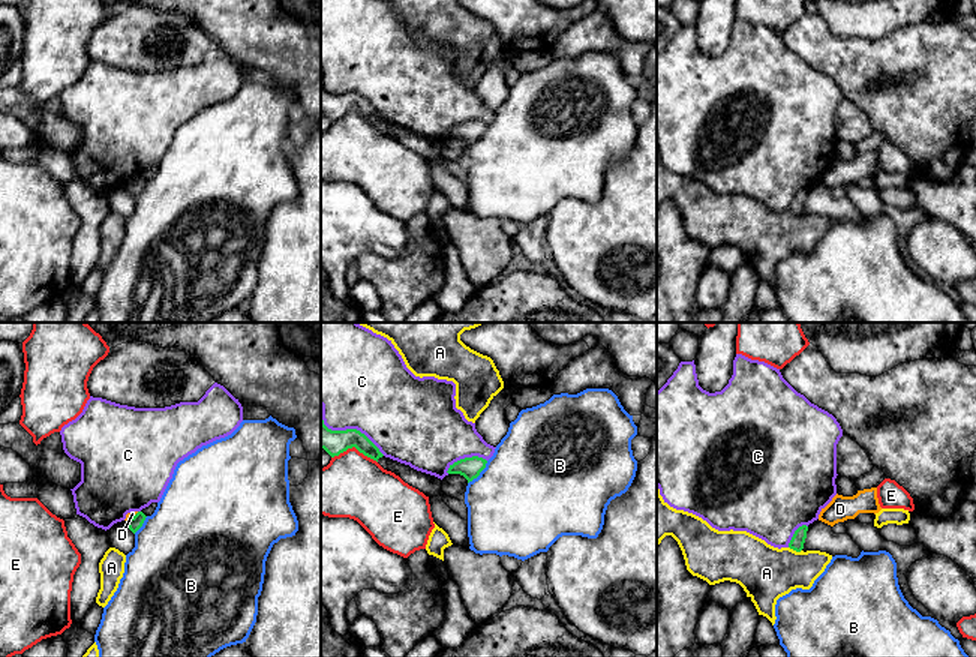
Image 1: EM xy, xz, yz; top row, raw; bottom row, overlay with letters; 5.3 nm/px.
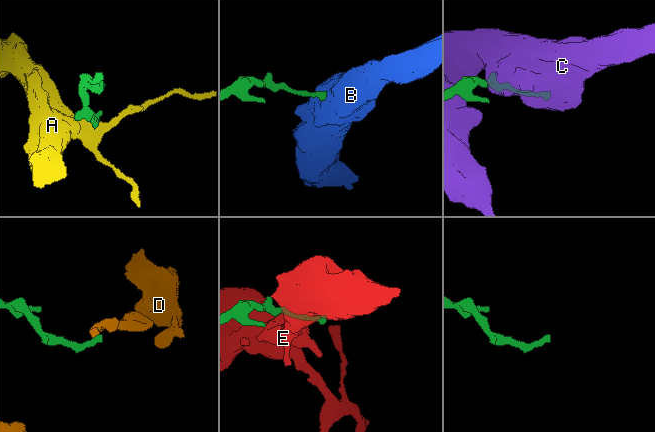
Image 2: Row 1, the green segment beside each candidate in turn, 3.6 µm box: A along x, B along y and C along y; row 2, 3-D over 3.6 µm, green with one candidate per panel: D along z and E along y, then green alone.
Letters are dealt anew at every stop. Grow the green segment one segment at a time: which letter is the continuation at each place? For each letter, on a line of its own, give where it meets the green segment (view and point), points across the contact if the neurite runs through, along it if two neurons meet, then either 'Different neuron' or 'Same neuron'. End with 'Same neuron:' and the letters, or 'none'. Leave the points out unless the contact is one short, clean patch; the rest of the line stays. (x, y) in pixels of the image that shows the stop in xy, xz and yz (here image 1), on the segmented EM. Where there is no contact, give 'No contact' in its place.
A: Touches green at yz (795, 549). Boundary: yz (789, 546), (801, 551). Different neuron
B: Touches green at xz (480, 471). Boundary: xz (488, 461), (486, 467), (468, 483). Different neuron
C: Touches green at xz (347, 429). Different neuron
D: Touches green at xy (134, 516). Boundary: xy (138, 512), (126, 521). Different neuron
E: Touches green at xz (354, 446). Boundary: xz (332, 456), (356, 447), (377, 462). Different neuron
Same neuron: none

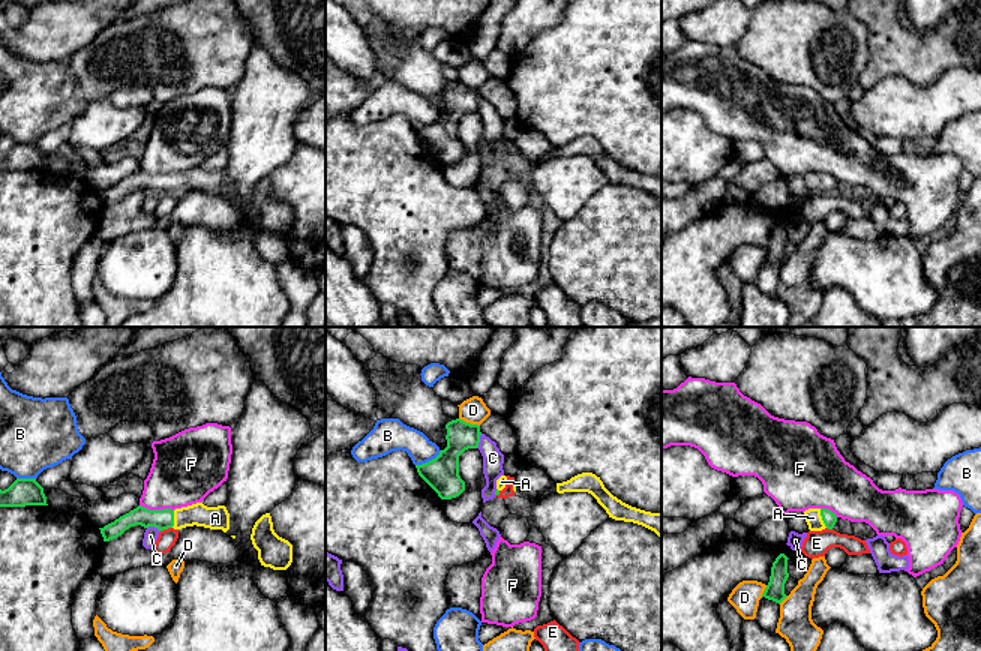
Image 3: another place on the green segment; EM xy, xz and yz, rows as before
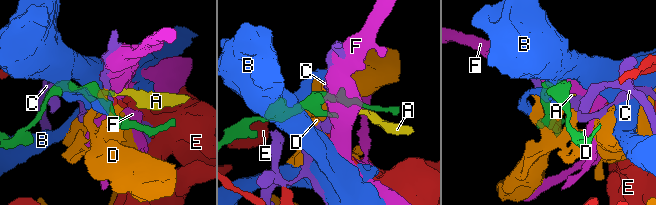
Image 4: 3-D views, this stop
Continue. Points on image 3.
A: Touches green at yz (822, 518). Path across: yz (828, 518), (822, 518), (813, 518). Same neuron
B: Touches green at xz (429, 461). Different neuron
C: Touches green at xz (479, 441). Different neuron
D: Touches green at xz (470, 423). Different neuron
E: Touches green at xy (165, 528). Boundary: xy (171, 527), (161, 531). Different neuron
F: Touches green at xy (156, 510). Boundary: xy (140, 504), (149, 509), (173, 510). Different neuron
Same neuron: A

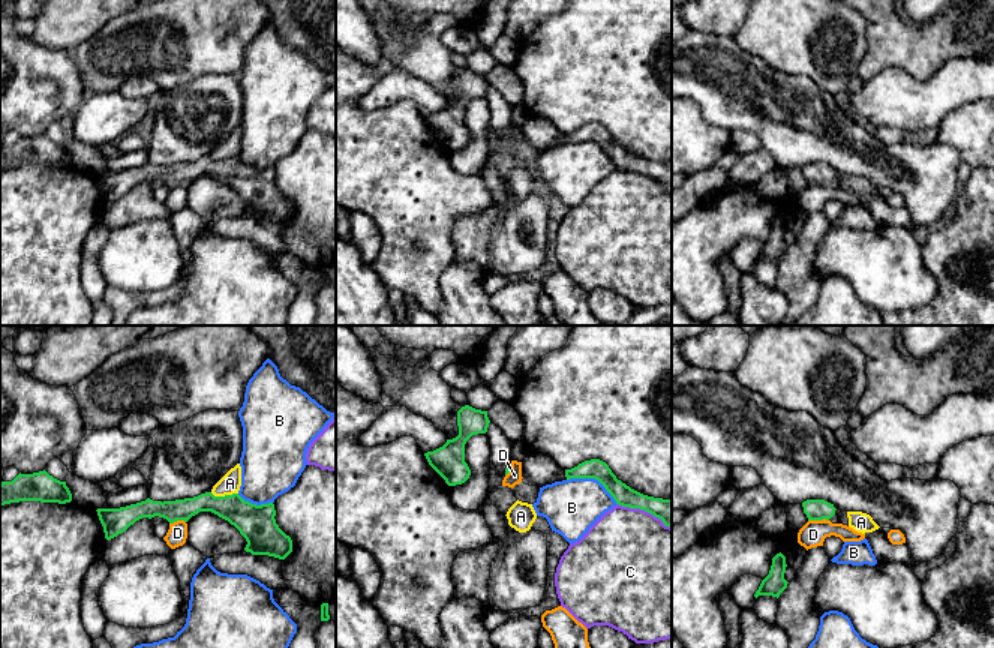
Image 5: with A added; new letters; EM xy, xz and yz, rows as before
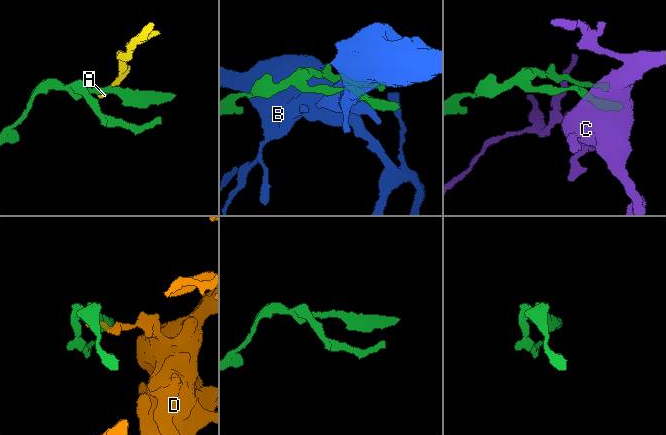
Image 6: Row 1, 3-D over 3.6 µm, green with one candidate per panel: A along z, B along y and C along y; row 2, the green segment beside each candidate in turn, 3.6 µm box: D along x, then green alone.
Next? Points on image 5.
A: Touches green at xy (225, 495). Boundary: xy (210, 492), (215, 495), (237, 494). Different neuron
B: Touches green at xz (594, 477). Different neuron
C: Touches green at xz (643, 509). Different neuron
D: Touches green at yz (817, 519). Boundary: yz (828, 519), (808, 521). Different neuron
Same neuron: none

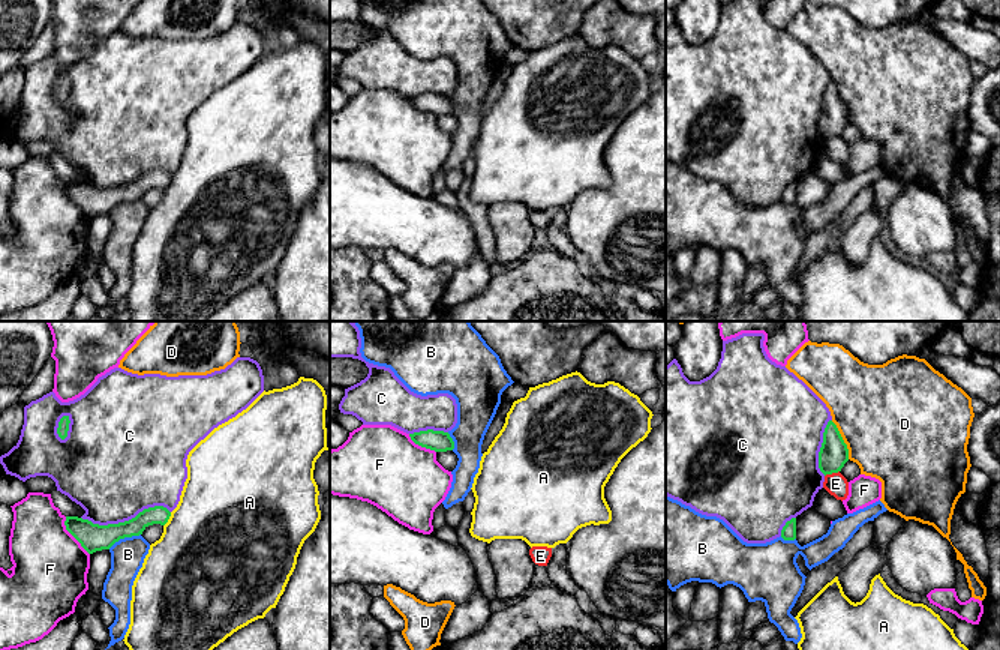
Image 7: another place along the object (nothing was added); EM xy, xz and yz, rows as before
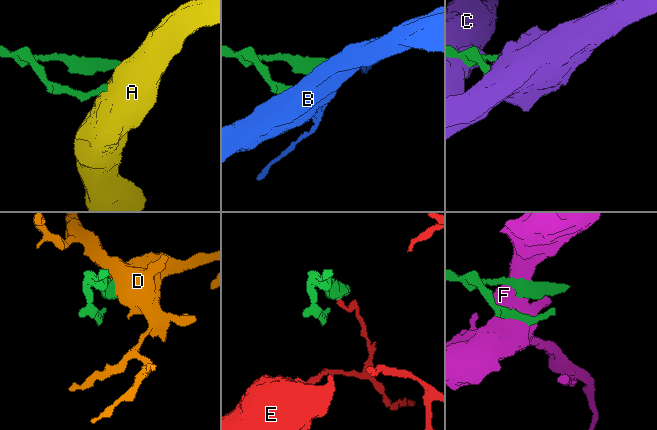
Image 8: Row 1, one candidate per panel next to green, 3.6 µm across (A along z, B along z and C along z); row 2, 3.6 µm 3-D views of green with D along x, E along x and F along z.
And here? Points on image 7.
A: Touches green at xy (168, 518). Boundary: xy (171, 512), (164, 526). Different neuron
B: Touches green at xy (123, 538). Boundary: xy (140, 533), (131, 538), (120, 538), (108, 548). Different neuron
C: Touches green at xy (125, 521). Different neuron
D: Touches green at yz (843, 440). Different neuron
E: Touches green at yz (831, 473). Boundary: yz (838, 470), (825, 476). Different neuron
F: Touches green at xy (72, 535). Different neuron
Same neuron: none

